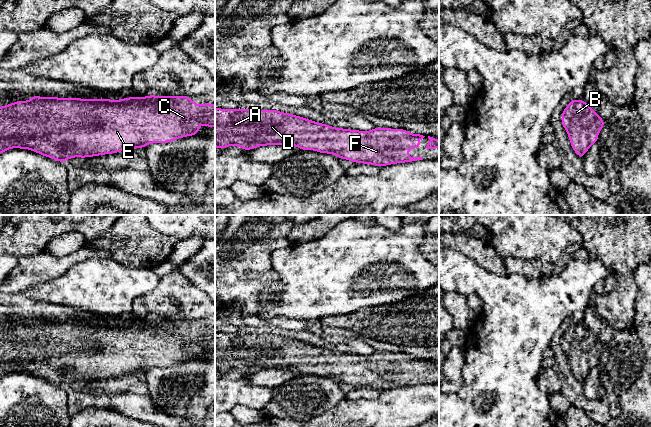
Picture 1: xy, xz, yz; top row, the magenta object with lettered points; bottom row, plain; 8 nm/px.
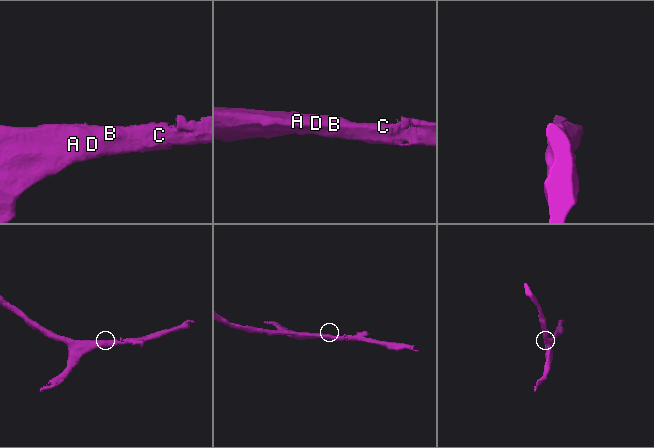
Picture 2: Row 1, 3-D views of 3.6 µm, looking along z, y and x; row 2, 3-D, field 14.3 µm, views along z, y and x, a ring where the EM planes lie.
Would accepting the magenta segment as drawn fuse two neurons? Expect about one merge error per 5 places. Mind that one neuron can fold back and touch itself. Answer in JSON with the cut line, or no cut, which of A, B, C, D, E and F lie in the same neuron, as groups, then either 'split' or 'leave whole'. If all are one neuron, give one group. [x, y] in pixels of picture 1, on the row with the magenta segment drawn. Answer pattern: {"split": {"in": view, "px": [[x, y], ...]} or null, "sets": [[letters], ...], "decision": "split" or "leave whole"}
{"split": null, "sets": [["A", "B", "C", "D", "E", "F"]], "decision": "leave whole"}

